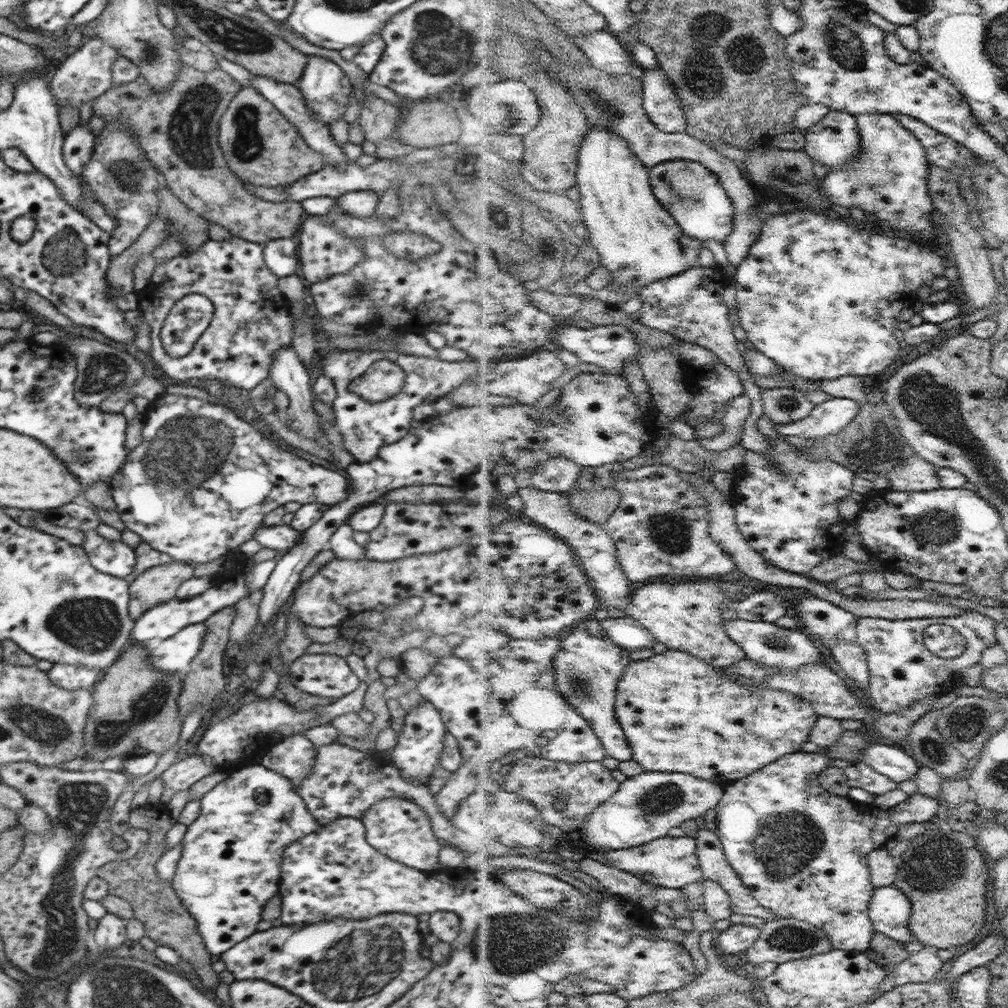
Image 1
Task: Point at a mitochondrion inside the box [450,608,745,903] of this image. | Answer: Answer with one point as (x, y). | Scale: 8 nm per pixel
(667, 798)

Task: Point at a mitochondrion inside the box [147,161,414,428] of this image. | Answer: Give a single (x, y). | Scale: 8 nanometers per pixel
(362, 289)

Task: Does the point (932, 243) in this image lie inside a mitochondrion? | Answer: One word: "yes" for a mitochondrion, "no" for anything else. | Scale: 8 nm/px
no

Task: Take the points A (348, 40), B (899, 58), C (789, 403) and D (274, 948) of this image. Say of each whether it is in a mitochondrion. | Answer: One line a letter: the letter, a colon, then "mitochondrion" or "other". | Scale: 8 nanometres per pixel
A: other
B: other
C: mitochondrion
D: other

